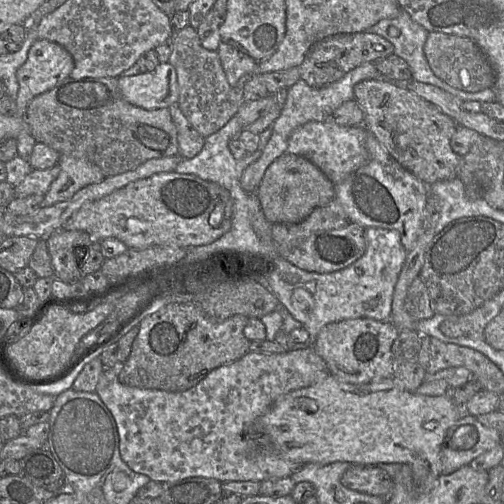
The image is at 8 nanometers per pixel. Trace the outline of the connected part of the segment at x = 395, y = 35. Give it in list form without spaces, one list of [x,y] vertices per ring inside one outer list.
[[[401,9],[397,17],[380,20],[375,25],[370,27],[366,32],[380,35],[393,44],[394,54],[405,60],[409,65],[409,67],[411,68],[412,71],[411,81],[421,82],[438,87],[439,89],[446,91],[451,95],[459,98],[462,102],[476,101],[483,103],[483,102],[496,101],[495,90],[493,88],[485,89],[483,91],[476,93],[464,92],[449,86],[448,84],[440,80],[438,77],[436,77],[433,74],[427,62],[423,50],[429,32],[424,27],[413,21],[410,15],[406,11]]]

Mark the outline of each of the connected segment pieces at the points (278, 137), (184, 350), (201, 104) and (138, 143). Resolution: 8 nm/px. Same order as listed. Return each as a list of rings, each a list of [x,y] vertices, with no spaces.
[[[363,63],[346,73],[341,79],[323,88],[310,87],[299,79],[288,89],[284,107],[279,117],[272,124],[272,134],[260,157],[243,172],[241,186],[248,193],[255,193],[268,167],[281,155],[286,153],[291,134],[300,126],[310,122],[330,120],[333,112],[344,102],[354,99],[354,86],[368,79],[377,79],[381,74],[374,63]]]
[[[171,302],[147,315],[138,324],[139,333],[135,338],[128,359],[117,368],[120,383],[141,389],[157,389],[181,392],[197,385],[210,371],[240,359],[249,352],[250,342],[243,330],[248,322],[244,315],[234,315],[223,321],[210,318],[193,302]]]
[[[190,25],[172,36],[168,62],[175,68],[178,84],[177,106],[188,122],[204,138],[221,129],[238,111],[241,93],[229,85],[217,51],[205,49]]]
[[[68,77],[54,88],[36,96],[27,105],[24,119],[28,131],[60,155],[71,155],[97,165],[105,177],[136,169],[144,162],[178,155],[177,129],[169,108],[146,110],[127,102],[118,87],[118,77],[72,79]]]

